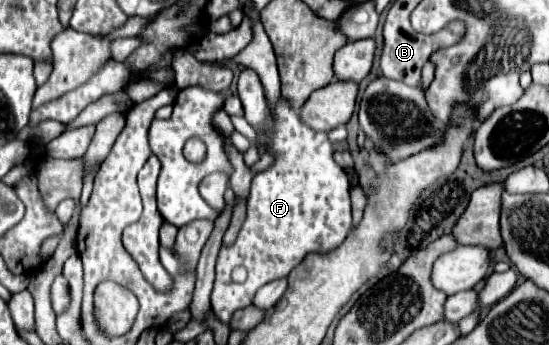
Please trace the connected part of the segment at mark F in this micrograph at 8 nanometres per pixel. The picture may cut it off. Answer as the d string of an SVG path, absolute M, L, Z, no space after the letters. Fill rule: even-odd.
M244 69L238 79L238 95L244 107L244 119L254 127L258 135L264 137L264 143L260 145L260 153L270 153L274 157L274 163L254 175L250 197L248 197L248 213L242 223L242 229L232 245L222 245L216 261L216 281L212 291L212 311L214 315L224 323L230 325L232 313L238 309L244 309L252 305L256 291L274 281L282 275L288 275L308 253L326 253L334 247L338 247L350 227L352 227L352 213L350 213L350 181L344 169L334 161L334 143L328 139L328 133L316 133L304 121L300 119L300 113L292 109L290 101L284 97L278 97L276 107L272 109L266 99L266 91L258 79L258 75L252 69ZM236 267L244 267L248 271L248 277L244 283L232 281L232 271Z

